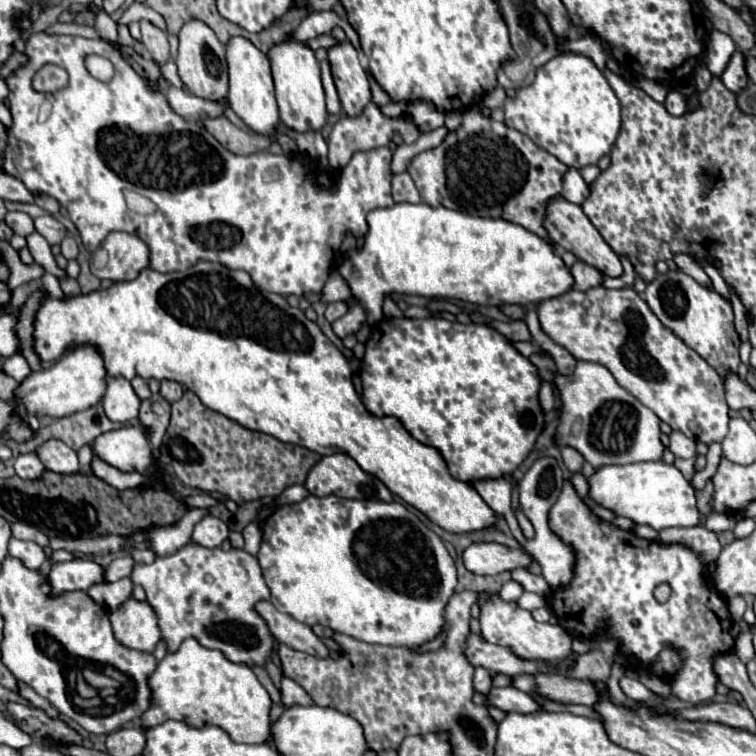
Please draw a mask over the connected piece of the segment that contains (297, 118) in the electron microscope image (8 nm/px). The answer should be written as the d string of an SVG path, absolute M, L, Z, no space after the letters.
M285 38L283 42L269 48L267 58L271 62L281 122L297 132L321 130L327 120L327 110L325 110L325 92L321 86L319 62L315 58L315 52L305 42L295 42Z

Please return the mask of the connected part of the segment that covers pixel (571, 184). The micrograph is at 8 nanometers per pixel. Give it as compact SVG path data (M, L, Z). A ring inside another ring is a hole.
M569 168L563 174L563 190L561 196L567 198L573 204L583 204L583 200L589 196L589 186L585 184L585 180L581 178L577 168Z

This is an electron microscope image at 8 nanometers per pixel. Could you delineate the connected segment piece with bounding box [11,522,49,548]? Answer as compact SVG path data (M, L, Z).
M15 522L15 524L11 526L11 534L13 534L13 538L31 540L31 542L43 546L43 548L49 544L49 538L47 538L45 534L41 534L35 526L29 526L29 524L25 524L25 522Z

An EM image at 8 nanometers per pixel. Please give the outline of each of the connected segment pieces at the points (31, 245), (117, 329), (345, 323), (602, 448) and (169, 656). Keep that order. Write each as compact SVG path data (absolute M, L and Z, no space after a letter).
M33 232L27 236L27 248L35 260L35 264L39 264L45 272L53 274L53 276L65 276L65 270L61 270L55 264L55 258L51 254L51 246L45 242L45 238L41 238L41 234Z
M199 262L195 264L193 268L185 270L185 272L169 272L169 274L161 274L161 272L155 272L153 268L145 268L141 270L141 274L131 280L131 282L115 282L111 288L107 290L95 290L95 292L89 292L89 294L79 294L79 296L65 296L61 300L57 298L49 298L49 294L45 292L45 298L35 314L35 320L33 320L33 350L35 354L41 358L41 362L49 364L49 362L55 362L59 360L65 350L69 348L77 348L77 346L93 346L103 362L105 362L105 370L107 370L107 376L109 378L115 378L115 376L123 376L125 380L133 380L135 374L149 380L149 378L155 378L155 380L175 380L179 384L183 384L185 388L189 388L191 392L195 392L199 396L199 400L209 408L209 410L215 410L227 418L231 418L233 422L249 428L249 430L257 430L257 432L265 432L269 436L275 436L277 440L281 442L289 442L289 444L297 444L297 446L305 446L321 456L327 456L327 454L337 454L337 452L343 452L343 454L349 454L367 474L373 474L375 478L379 478L393 494L397 494L401 500L405 500L409 506L417 508L421 514L425 514L431 522L435 522L437 526L441 526L443 530L451 532L451 534L467 534L467 532L475 532L475 530L483 530L483 528L495 528L495 524L499 522L499 516L487 506L487 502L479 496L479 492L475 490L473 484L469 482L461 482L461 480L455 480L451 474L449 474L449 468L445 466L445 460L441 458L439 450L435 450L433 446L425 446L421 442L417 442L399 422L399 418L393 418L393 416L383 416L383 418L377 418L373 414L369 414L359 398L359 394L355 392L353 388L353 382L351 382L351 376L353 372L359 368L359 360L357 358L345 358L339 348L319 330L319 326L311 320L305 318L303 310L299 308L291 308L287 304L287 300L279 294L273 294L273 292L261 292L253 280L249 278L249 274L245 270L229 270L225 268L223 264L215 264L215 262Z
M355 298L353 300L353 306L349 308L349 312L343 318L339 318L337 322L333 322L333 332L339 338L345 338L349 334L359 332L365 324L367 324L367 312L363 310L363 306L359 304L359 300Z
M579 360L571 376L555 378L555 386L561 392L563 402L557 428L559 446L573 446L593 468L605 464L661 460L663 444L659 440L661 432L657 414L621 388L605 366Z
M187 638L177 652L167 652L147 680L151 688L151 706L139 718L141 730L159 726L167 720L179 720L193 728L215 724L223 728L233 742L243 744L263 744L271 734L269 710L273 702L253 670L245 664L229 662L221 650L209 650L195 638Z

